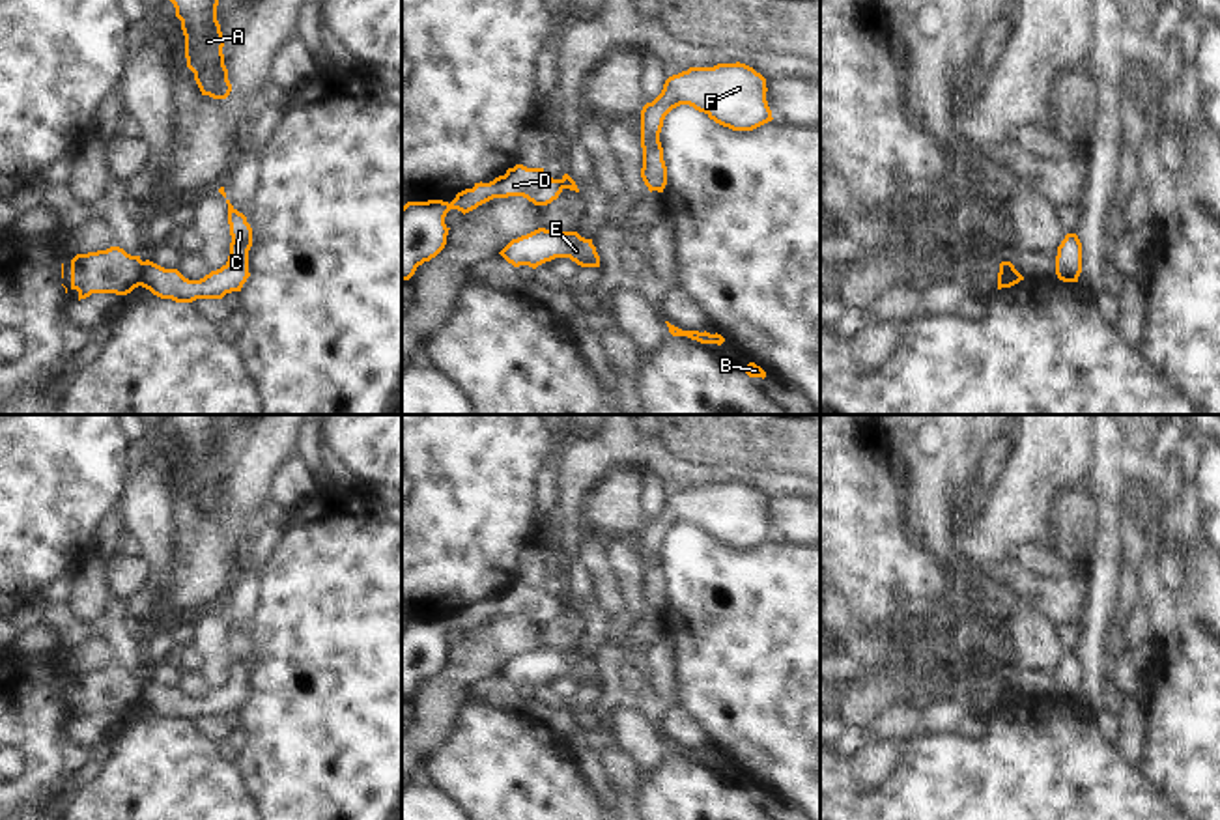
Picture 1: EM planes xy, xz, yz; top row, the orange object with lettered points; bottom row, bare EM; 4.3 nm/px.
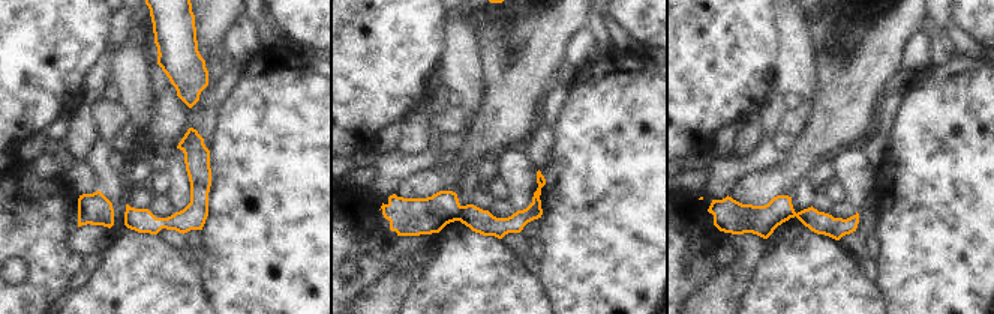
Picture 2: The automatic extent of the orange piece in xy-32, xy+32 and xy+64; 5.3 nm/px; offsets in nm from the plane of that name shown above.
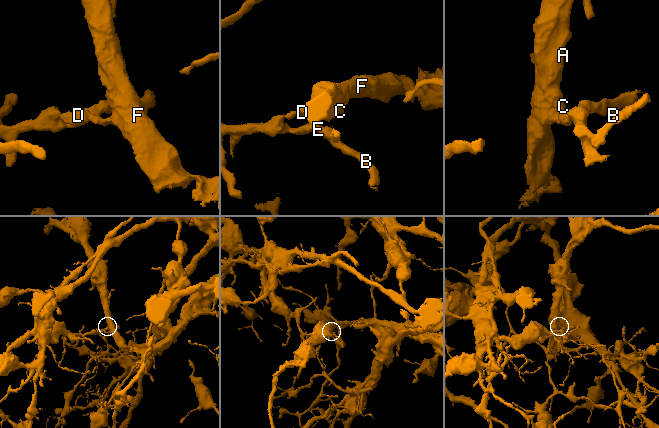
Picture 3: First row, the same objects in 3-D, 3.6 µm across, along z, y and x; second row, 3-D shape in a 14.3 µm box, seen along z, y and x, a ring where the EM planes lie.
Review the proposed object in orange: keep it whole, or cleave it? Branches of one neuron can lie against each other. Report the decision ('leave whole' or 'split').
split

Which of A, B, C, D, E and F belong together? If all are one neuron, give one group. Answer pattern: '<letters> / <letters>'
A C F / B D E

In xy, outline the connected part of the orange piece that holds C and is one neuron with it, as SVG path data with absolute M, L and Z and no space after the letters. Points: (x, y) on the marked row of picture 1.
M228 198L226 204L232 243L228 262L220 269L211 271L200 280L189 280L177 269L164 269L146 260L140 286L161 299L172 299L176 303L222 299L226 293L241 291L250 276L248 250L252 247L252 228L247 222L247 217L239 213Z

